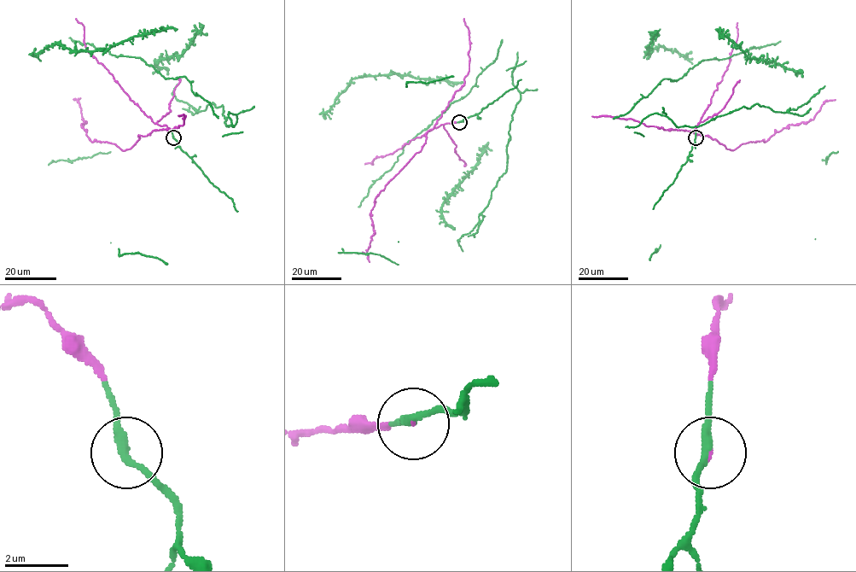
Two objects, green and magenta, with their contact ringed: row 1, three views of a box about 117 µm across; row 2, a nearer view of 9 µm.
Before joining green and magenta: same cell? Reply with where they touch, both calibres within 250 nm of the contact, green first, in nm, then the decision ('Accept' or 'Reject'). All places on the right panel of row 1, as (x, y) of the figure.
Place: (695, 137). Thickness 260 nm (green) against 40 nm. Accept

